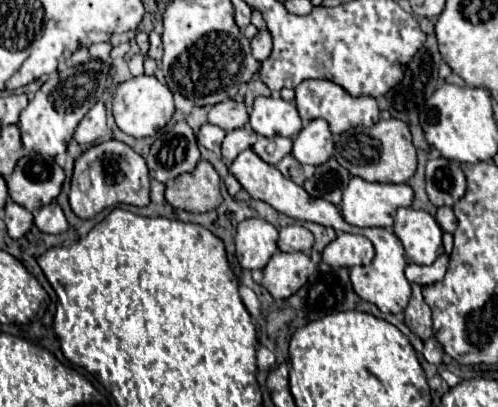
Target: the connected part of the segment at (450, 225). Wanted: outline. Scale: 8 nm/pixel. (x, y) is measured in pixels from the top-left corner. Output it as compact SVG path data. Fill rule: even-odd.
M444 206L444 208L440 208L436 212L436 222L440 224L440 228L444 232L450 232L452 234L456 230L456 216L454 216L452 208L448 208L448 206Z

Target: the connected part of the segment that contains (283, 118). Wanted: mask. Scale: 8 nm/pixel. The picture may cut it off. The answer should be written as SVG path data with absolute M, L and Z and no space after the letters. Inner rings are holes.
M258 96L250 112L250 126L260 136L294 138L302 128L302 120L294 102L272 96Z

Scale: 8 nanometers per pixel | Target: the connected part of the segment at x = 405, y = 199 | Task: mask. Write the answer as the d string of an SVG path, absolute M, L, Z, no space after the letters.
M352 178L348 188L344 190L344 198L340 204L340 210L344 214L344 220L354 226L370 228L370 226L392 226L396 210L400 206L408 208L414 200L414 192L408 184L380 184L380 182L366 182L362 178Z

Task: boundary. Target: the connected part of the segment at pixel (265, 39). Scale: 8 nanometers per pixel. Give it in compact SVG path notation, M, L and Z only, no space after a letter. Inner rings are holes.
M258 32L258 36L252 40L252 54L258 62L264 62L272 52L272 38L270 32Z

